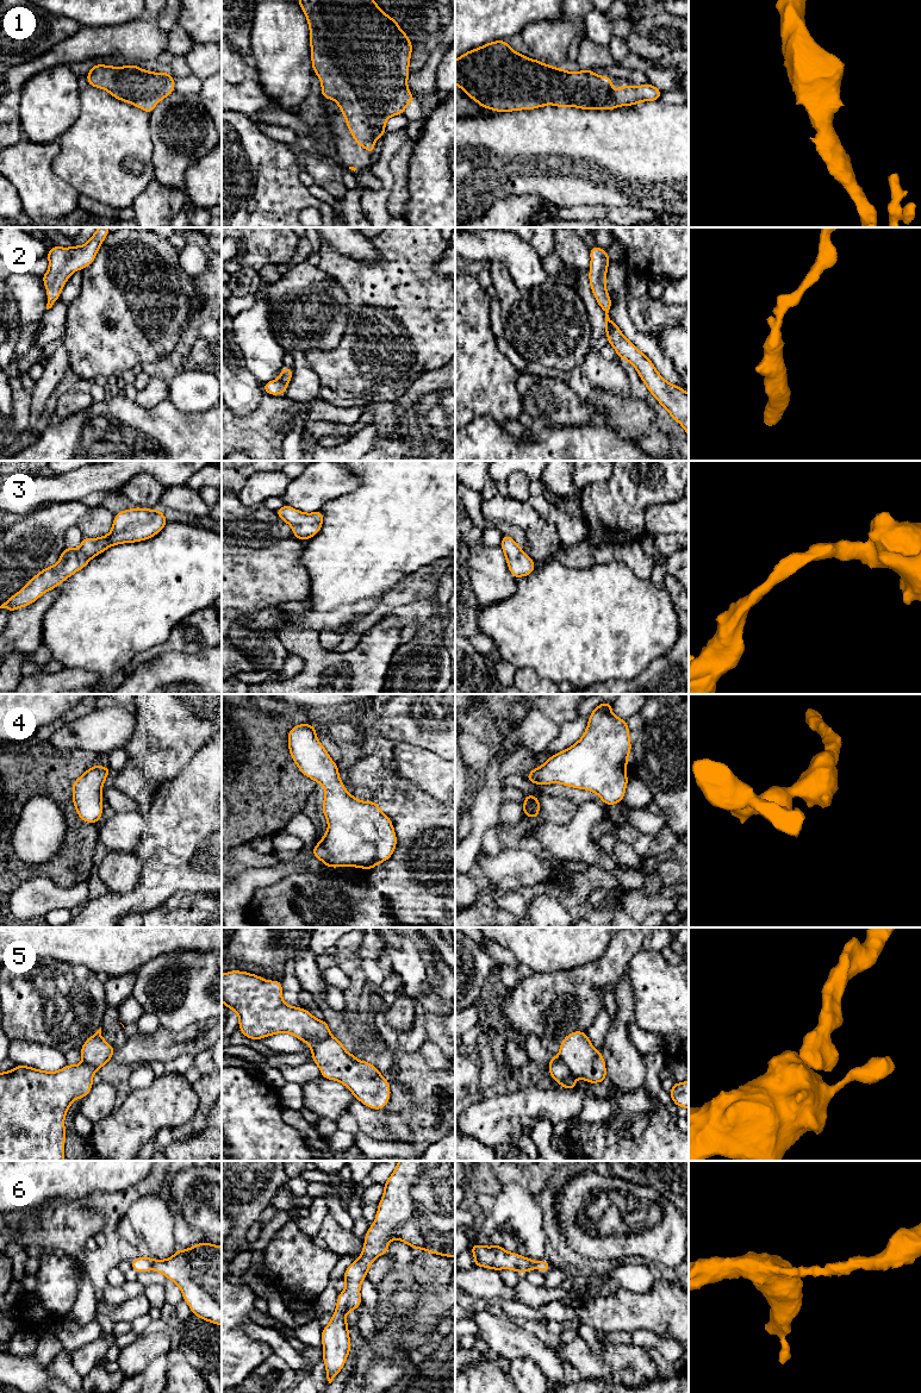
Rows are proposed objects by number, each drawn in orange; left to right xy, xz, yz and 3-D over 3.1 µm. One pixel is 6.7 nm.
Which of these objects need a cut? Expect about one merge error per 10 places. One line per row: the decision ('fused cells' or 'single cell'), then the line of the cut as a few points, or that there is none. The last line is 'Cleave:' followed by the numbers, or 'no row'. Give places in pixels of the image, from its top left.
1: single cell; no cut
2: single cell; no cut
3: single cell; no cut
4: single cell; no cut
5: fused cells; cut in xz along (330, 1034), (311, 1049)
6: single cell; no cut
Cleave: 5

